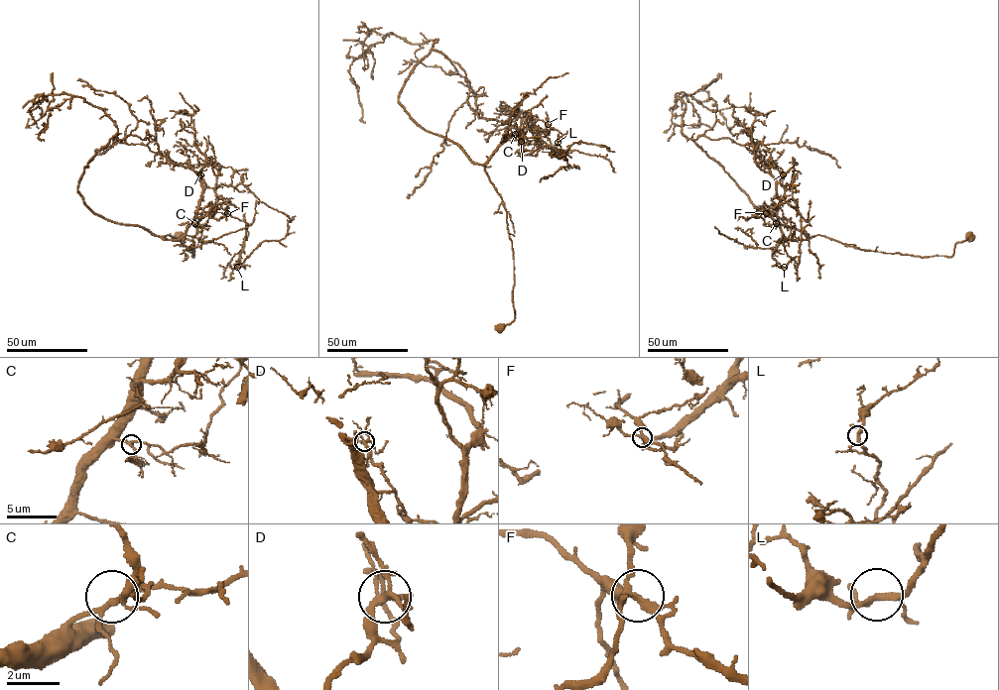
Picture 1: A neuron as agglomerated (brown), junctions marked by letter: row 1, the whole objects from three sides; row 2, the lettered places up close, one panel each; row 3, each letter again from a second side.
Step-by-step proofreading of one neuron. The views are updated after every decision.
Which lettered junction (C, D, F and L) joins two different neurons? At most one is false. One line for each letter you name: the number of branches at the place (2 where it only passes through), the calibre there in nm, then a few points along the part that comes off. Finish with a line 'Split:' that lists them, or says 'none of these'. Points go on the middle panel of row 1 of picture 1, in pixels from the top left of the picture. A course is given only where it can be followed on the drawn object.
F: 5 | 200 nm | (548, 124), (545, 129), (537, 130), (537, 135), (566, 160), (561, 158), (574, 143), (607, 149)
Split: F

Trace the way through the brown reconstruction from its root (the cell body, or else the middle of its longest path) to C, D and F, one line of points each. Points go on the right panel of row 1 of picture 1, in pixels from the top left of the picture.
C: (970, 237), (957, 243), (950, 257), (920, 257), (859, 249), (820, 235), (807, 239), (788, 239), (776, 223)
D: (970, 237), (950, 257), (926, 257), (859, 249), (820, 235), (788, 239), (777, 217), (776, 183), (783, 174)
F: (970, 237), (957, 243), (950, 257), (884, 253), (820, 235), (788, 239), (777, 216), (764, 205), (766, 213)

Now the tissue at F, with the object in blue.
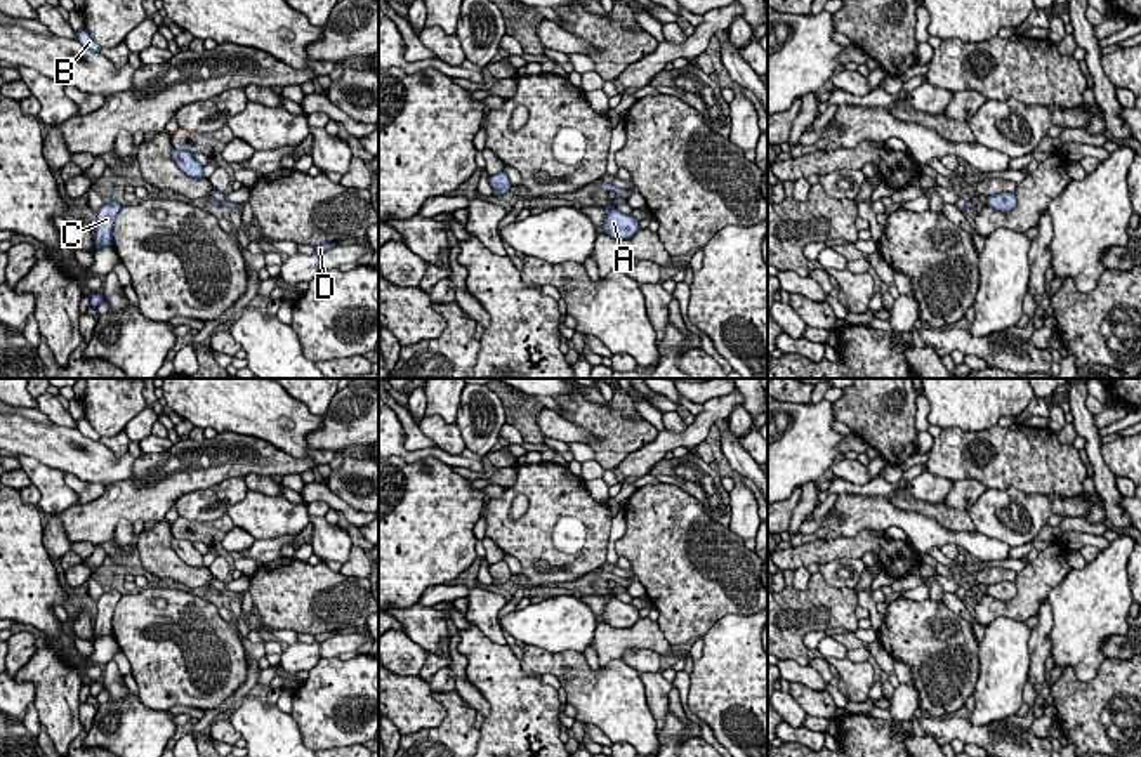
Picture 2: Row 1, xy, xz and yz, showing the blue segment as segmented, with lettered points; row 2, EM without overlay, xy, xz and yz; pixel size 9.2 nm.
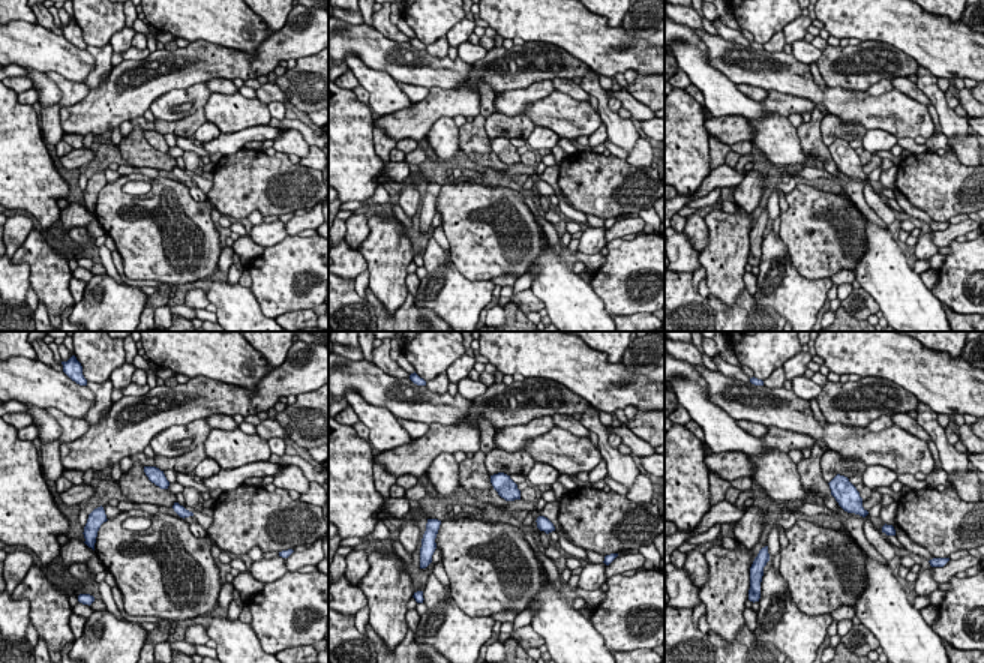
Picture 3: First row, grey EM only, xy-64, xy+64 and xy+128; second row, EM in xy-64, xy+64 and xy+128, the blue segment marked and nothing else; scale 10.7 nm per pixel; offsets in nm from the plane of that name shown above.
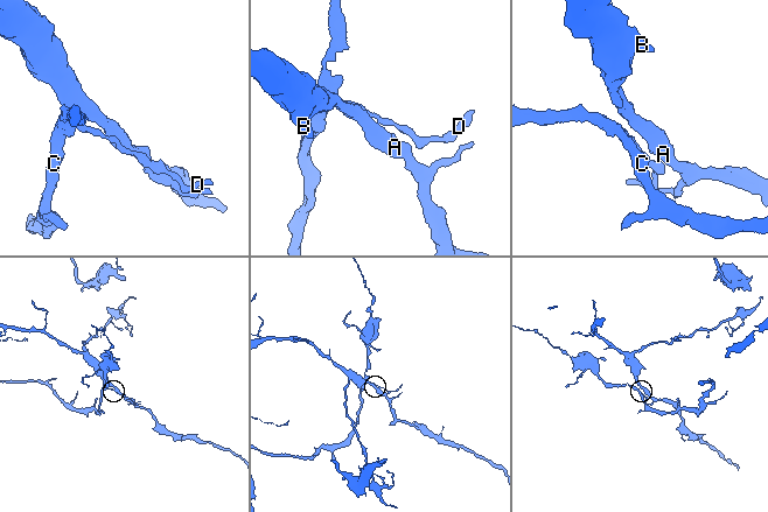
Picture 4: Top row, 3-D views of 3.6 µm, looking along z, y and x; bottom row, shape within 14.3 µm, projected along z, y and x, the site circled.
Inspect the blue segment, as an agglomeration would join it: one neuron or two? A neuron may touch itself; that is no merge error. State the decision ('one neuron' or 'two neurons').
two neurons

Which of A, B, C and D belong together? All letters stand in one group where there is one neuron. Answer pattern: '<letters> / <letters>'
A B D / C

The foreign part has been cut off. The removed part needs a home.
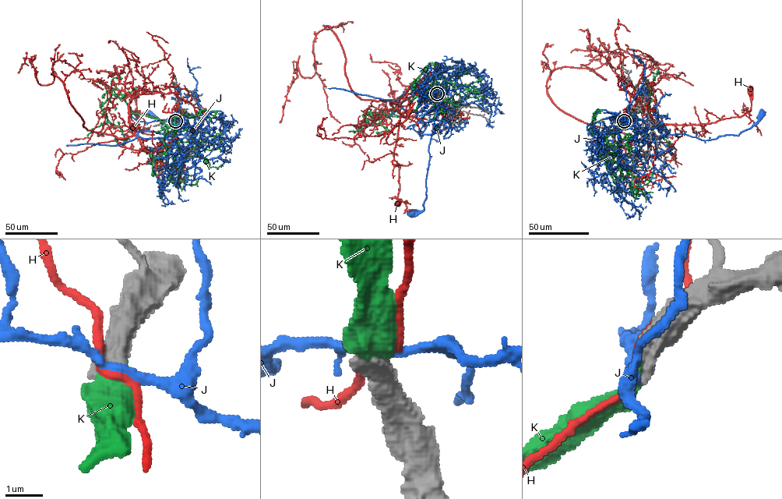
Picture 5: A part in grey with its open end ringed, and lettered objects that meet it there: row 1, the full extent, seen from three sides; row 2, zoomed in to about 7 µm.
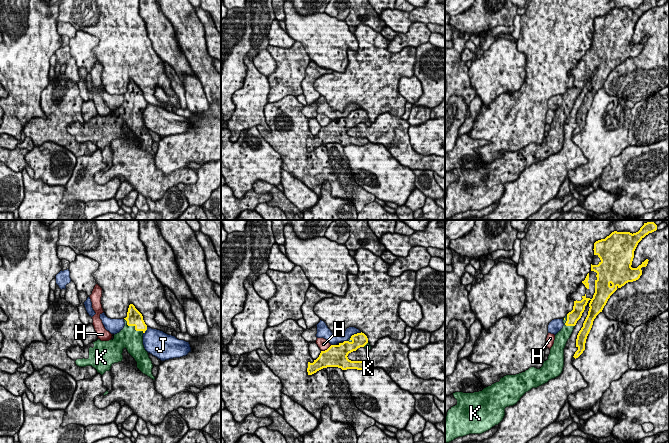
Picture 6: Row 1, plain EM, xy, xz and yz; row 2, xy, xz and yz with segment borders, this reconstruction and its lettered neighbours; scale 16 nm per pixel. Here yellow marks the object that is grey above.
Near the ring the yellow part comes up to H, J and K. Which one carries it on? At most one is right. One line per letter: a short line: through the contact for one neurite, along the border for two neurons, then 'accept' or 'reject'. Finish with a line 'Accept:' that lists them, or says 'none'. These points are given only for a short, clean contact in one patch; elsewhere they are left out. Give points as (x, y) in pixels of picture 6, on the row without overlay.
H: reject
J: reject
K: accept
Accept: K

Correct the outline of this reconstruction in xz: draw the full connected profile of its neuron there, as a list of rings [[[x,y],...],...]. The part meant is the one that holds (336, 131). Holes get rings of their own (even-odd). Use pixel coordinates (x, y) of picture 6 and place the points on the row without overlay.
[[[364,109],[352,111],[347,117],[338,121],[331,121],[327,126],[321,127],[319,133],[313,139],[308,138],[307,148],[312,151],[317,147],[327,143],[338,143],[342,146],[357,145],[364,146],[369,143],[364,137],[351,137],[348,135],[348,130],[356,127],[358,124],[364,123],[367,126],[371,125],[368,114]]]

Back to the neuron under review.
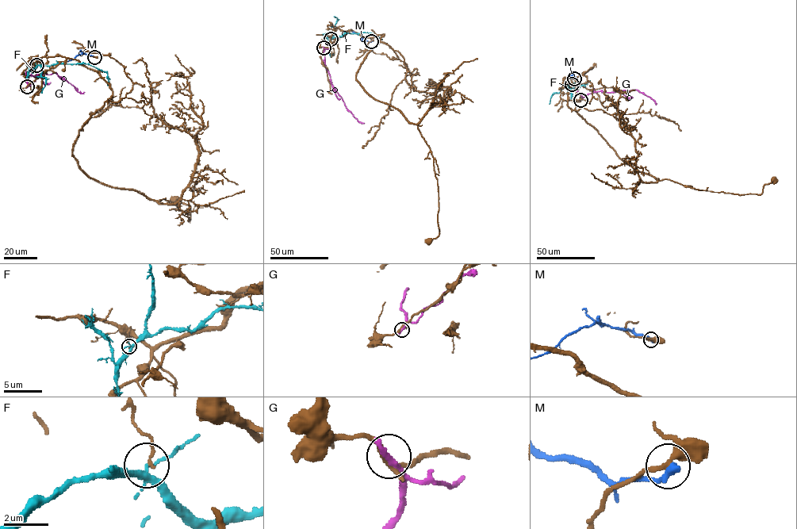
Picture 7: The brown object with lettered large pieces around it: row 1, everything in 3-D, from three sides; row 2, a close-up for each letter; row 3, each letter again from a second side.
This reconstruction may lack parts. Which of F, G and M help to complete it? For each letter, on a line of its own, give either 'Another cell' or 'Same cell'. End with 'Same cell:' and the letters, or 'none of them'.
F: Another cell
G: Another cell
M: Another cell
Same cell: none of them

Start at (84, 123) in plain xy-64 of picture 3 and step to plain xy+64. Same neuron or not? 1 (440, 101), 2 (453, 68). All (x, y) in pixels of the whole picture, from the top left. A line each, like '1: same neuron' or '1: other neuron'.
1: same neuron
2: other neuron

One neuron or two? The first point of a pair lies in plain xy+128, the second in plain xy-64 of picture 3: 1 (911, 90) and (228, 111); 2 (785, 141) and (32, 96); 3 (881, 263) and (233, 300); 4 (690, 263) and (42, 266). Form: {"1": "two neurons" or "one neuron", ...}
{"1": "two neurons", "2": "two neurons", "3": "one neuron", "4": "two neurons"}

